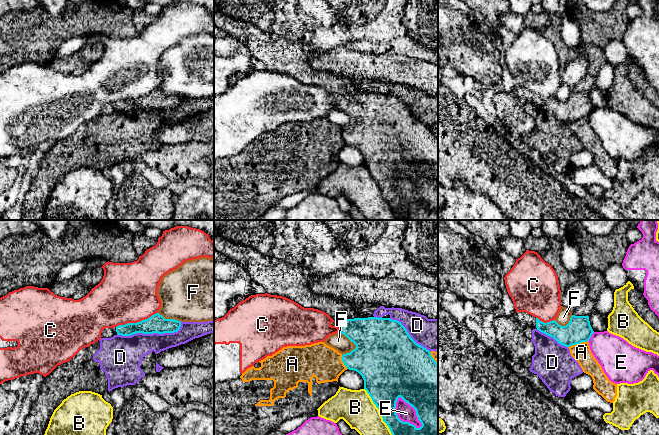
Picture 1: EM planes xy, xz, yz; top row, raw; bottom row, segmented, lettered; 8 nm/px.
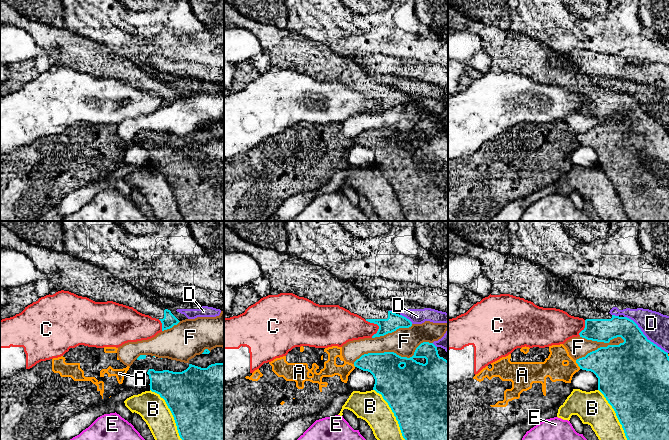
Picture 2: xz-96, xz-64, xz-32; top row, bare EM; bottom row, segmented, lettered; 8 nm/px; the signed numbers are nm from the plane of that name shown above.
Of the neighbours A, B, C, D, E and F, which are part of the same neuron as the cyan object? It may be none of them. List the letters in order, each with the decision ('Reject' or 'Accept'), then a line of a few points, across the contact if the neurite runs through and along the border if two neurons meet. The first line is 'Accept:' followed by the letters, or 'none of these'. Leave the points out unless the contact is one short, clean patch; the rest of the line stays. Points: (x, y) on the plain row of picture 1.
Accept: none of these
A: Reject
B: Reject
C: Reject
D: Reject
E: Reject
F: Reject

